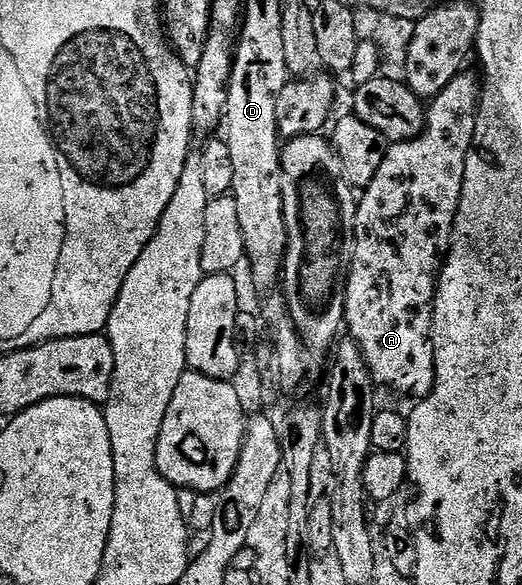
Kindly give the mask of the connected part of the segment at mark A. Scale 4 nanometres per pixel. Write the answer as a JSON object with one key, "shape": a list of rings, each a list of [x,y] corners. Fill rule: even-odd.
{"shape":[[[476,75],[464,76],[460,77],[461,128],[457,124],[430,123],[421,135],[394,143],[394,148],[392,145],[386,151],[383,166],[379,166],[375,178],[360,193],[357,212],[351,221],[351,232],[353,228],[353,240],[357,245],[353,248],[353,265],[350,268],[348,265],[343,280],[344,327],[354,332],[350,333],[361,345],[374,381],[397,392],[410,392],[413,398],[425,396],[433,388],[433,298],[437,294],[443,261],[451,247],[453,223],[463,190],[465,159],[473,147],[477,125],[479,80]]]}

